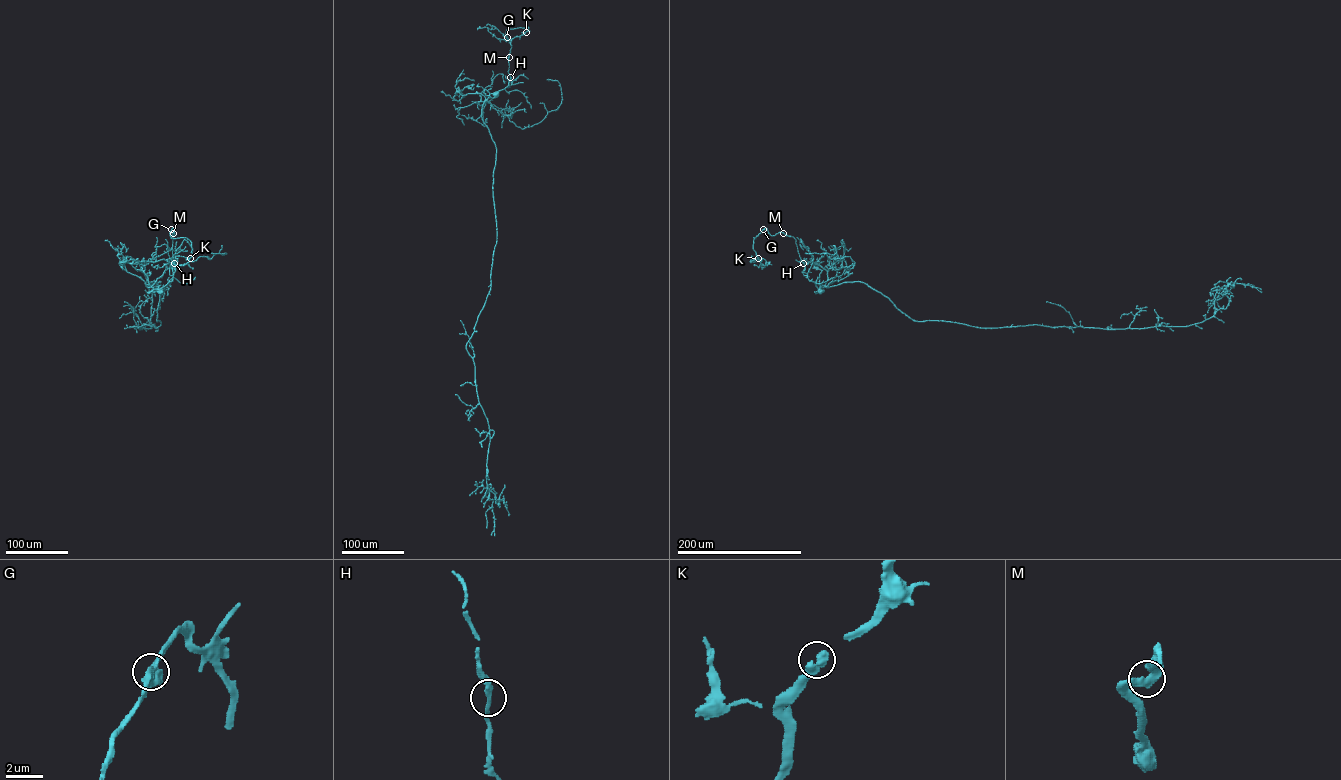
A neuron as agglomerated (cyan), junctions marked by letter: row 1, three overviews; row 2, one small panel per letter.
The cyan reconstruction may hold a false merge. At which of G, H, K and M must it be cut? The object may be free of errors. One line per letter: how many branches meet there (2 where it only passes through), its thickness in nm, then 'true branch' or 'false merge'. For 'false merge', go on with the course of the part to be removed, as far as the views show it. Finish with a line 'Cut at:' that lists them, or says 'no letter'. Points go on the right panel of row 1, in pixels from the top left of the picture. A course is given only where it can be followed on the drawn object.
G: 2 branches meet; 340 nm thick; true branch
H: 2 branches meet; 280 nm thick; true branch
K: 1 branches meet; 550 nm thick; true branch
M: 2 branches meet; 440 nm thick; true branch
Cut at: no letter

